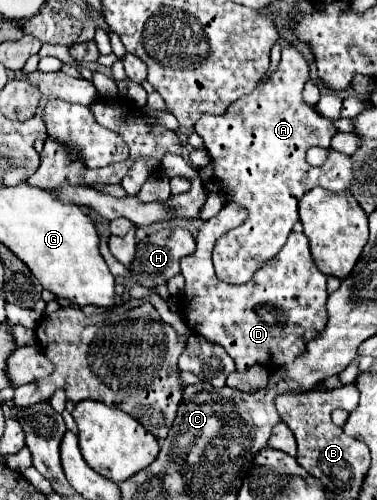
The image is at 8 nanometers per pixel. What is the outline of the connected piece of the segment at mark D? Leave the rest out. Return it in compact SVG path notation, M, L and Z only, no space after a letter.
M227 202L215 218L203 224L197 234L197 250L181 260L181 274L185 278L181 312L191 332L223 346L239 372L245 372L253 364L263 364L269 370L277 370L295 362L303 354L303 334L307 330L325 328L327 276L317 270L305 234L291 232L279 254L265 262L247 284L235 286L219 282L211 264L215 240L223 232L243 224L246 218L247 213L241 206Z

